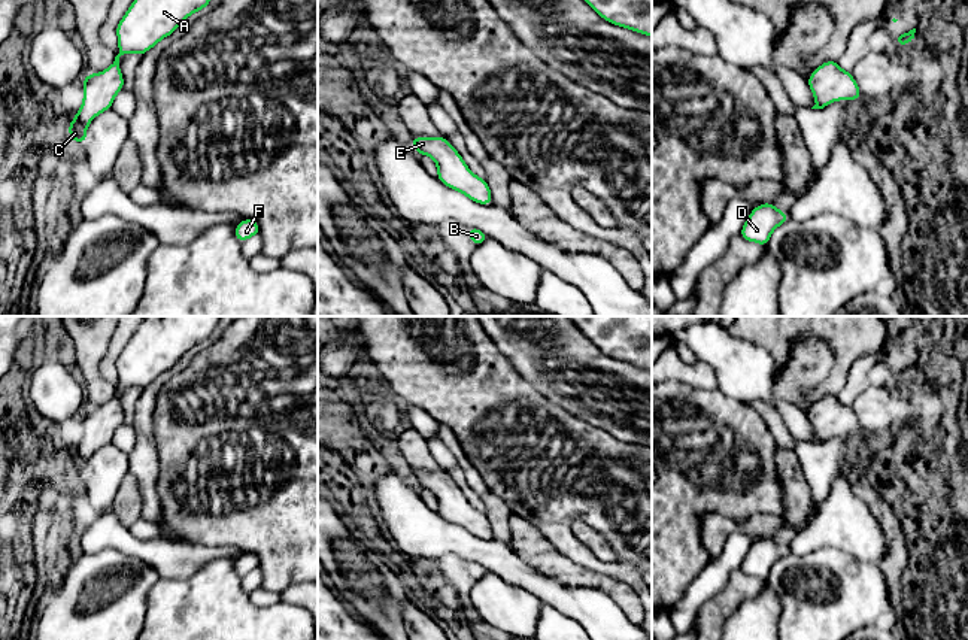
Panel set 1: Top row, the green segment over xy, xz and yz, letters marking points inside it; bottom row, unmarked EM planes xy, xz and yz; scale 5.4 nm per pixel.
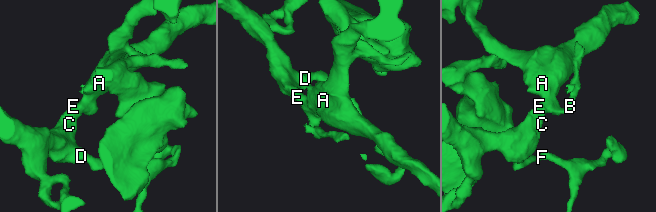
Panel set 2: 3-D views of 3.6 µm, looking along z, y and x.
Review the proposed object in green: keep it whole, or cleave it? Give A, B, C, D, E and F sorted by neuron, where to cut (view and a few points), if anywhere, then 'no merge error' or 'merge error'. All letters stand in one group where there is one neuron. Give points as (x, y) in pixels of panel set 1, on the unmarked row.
groups A B C D E F; cut none; no merge error

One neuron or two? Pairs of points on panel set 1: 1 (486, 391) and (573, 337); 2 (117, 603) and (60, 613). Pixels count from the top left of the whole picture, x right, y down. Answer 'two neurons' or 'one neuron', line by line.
1: two neurons
2: one neuron

